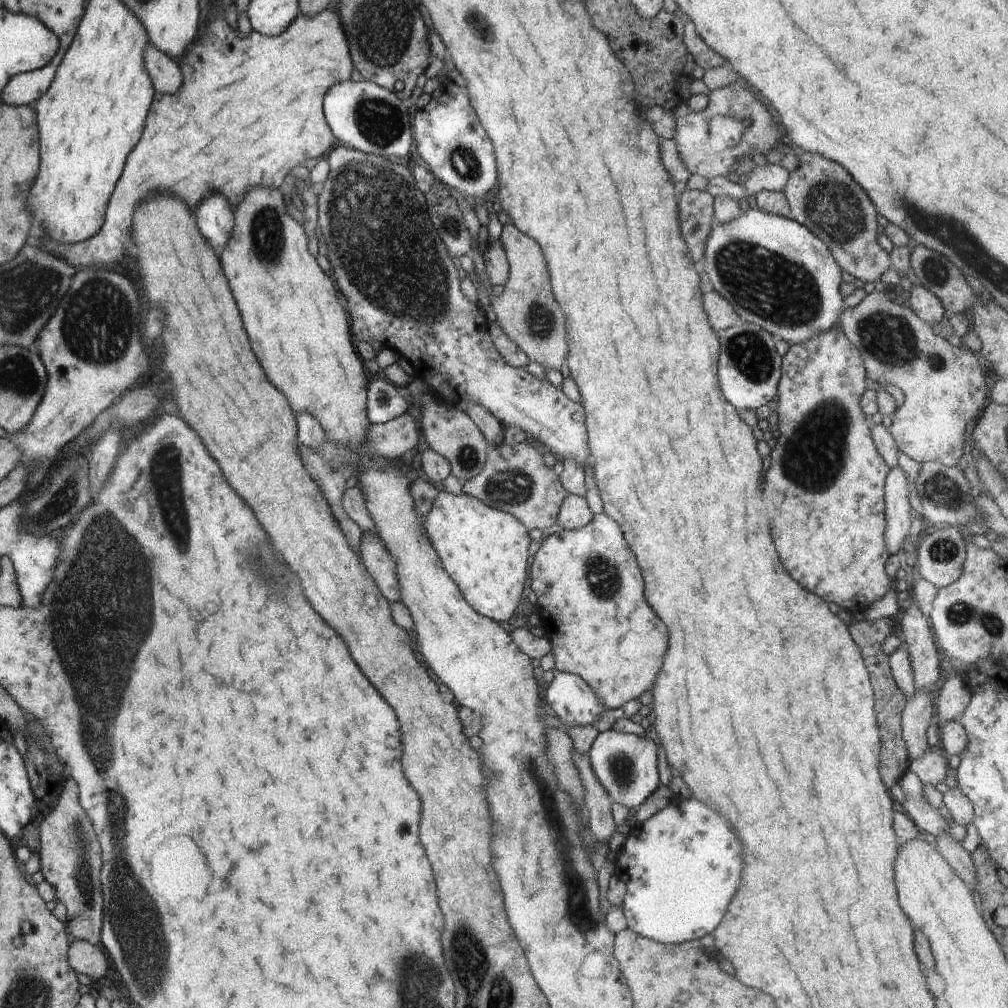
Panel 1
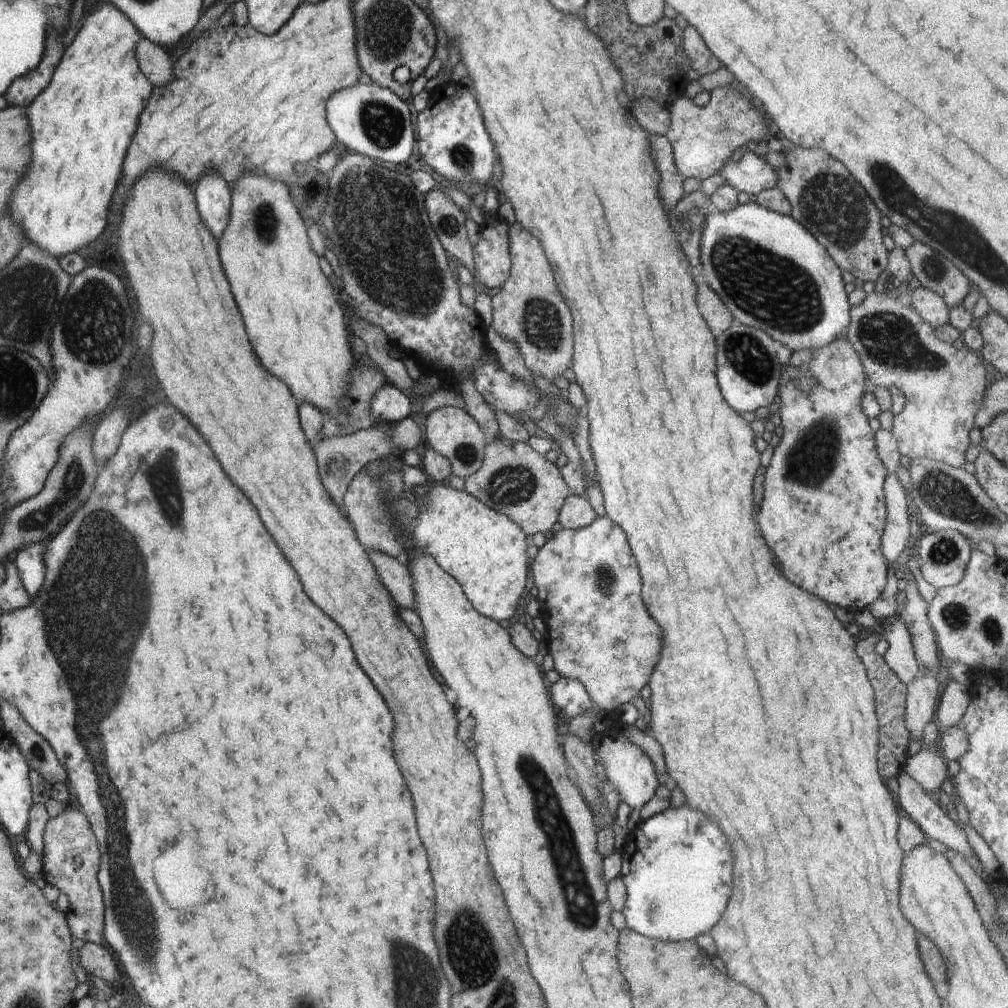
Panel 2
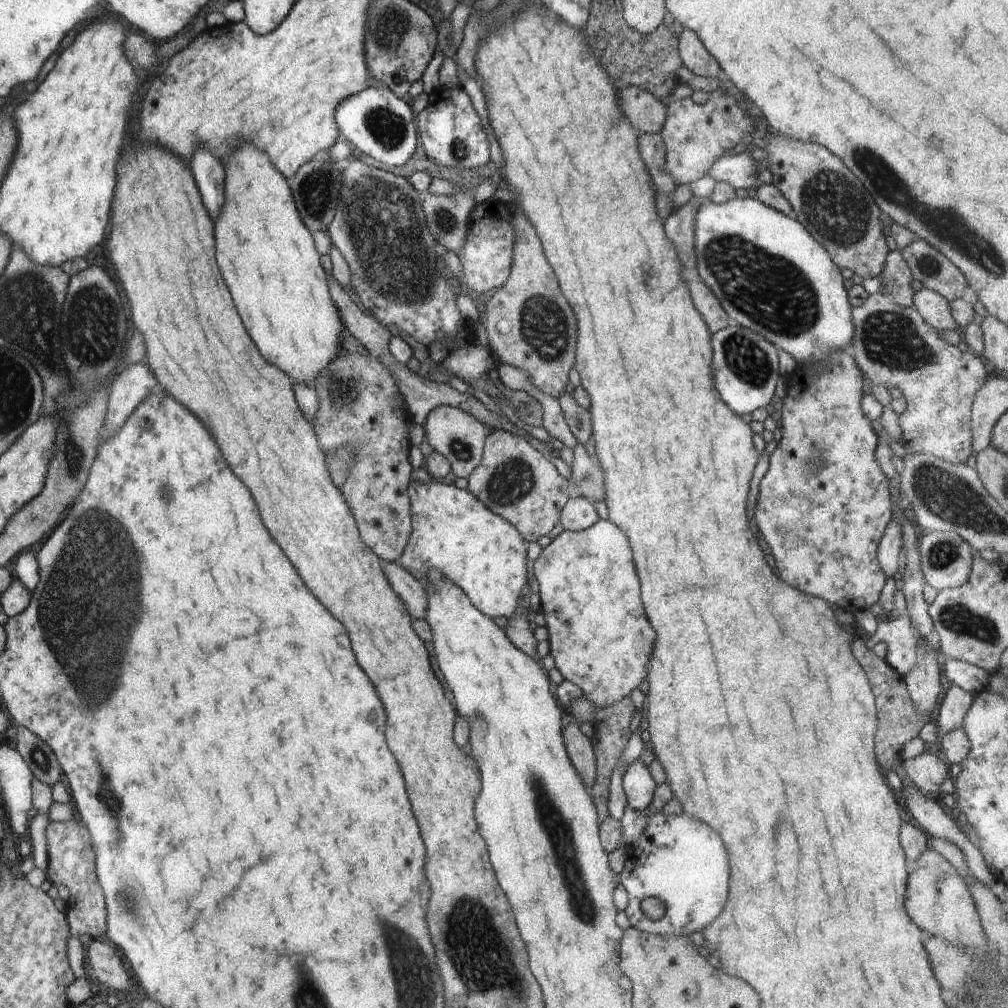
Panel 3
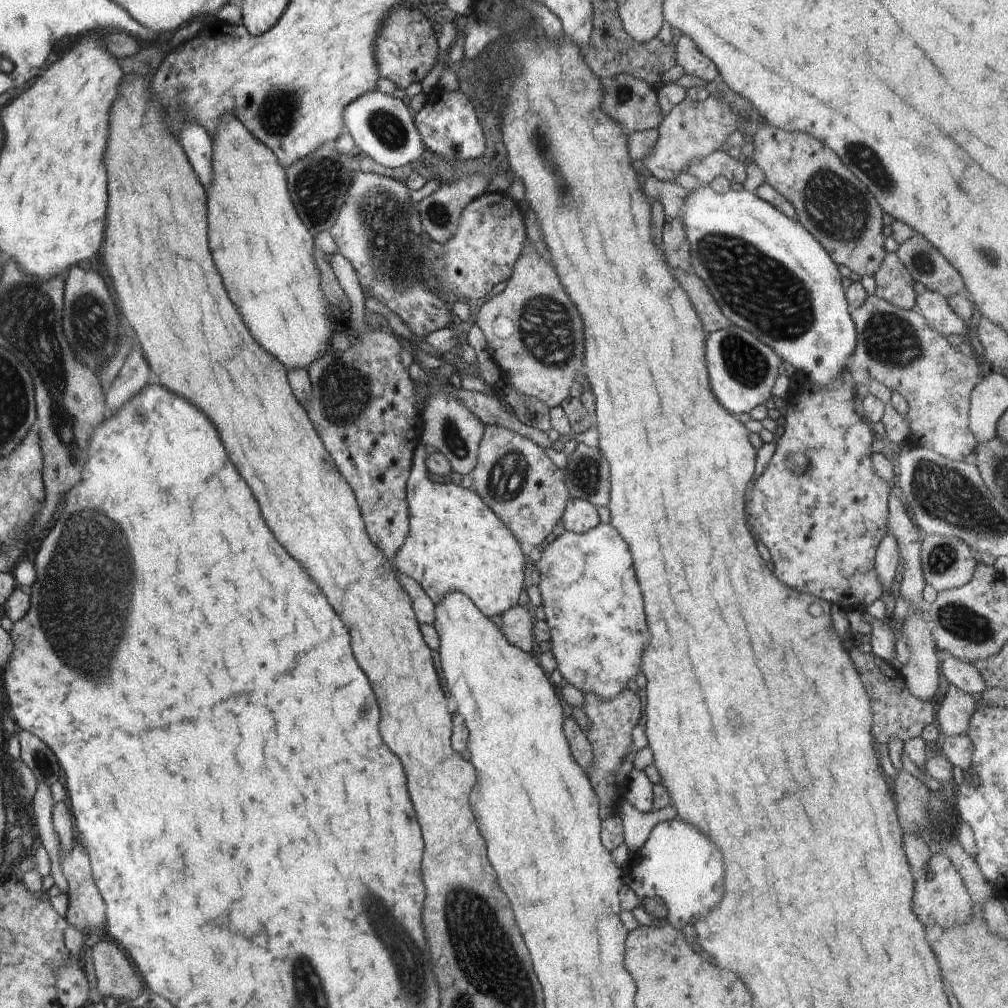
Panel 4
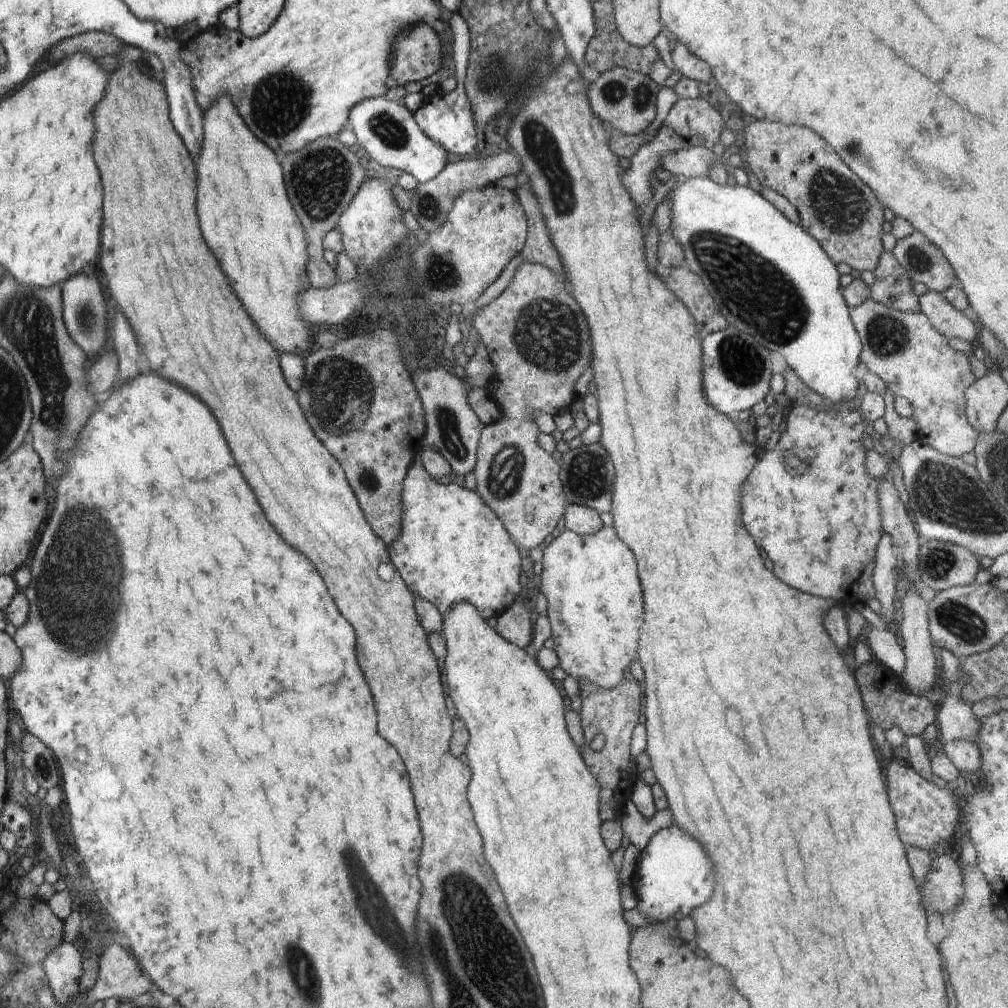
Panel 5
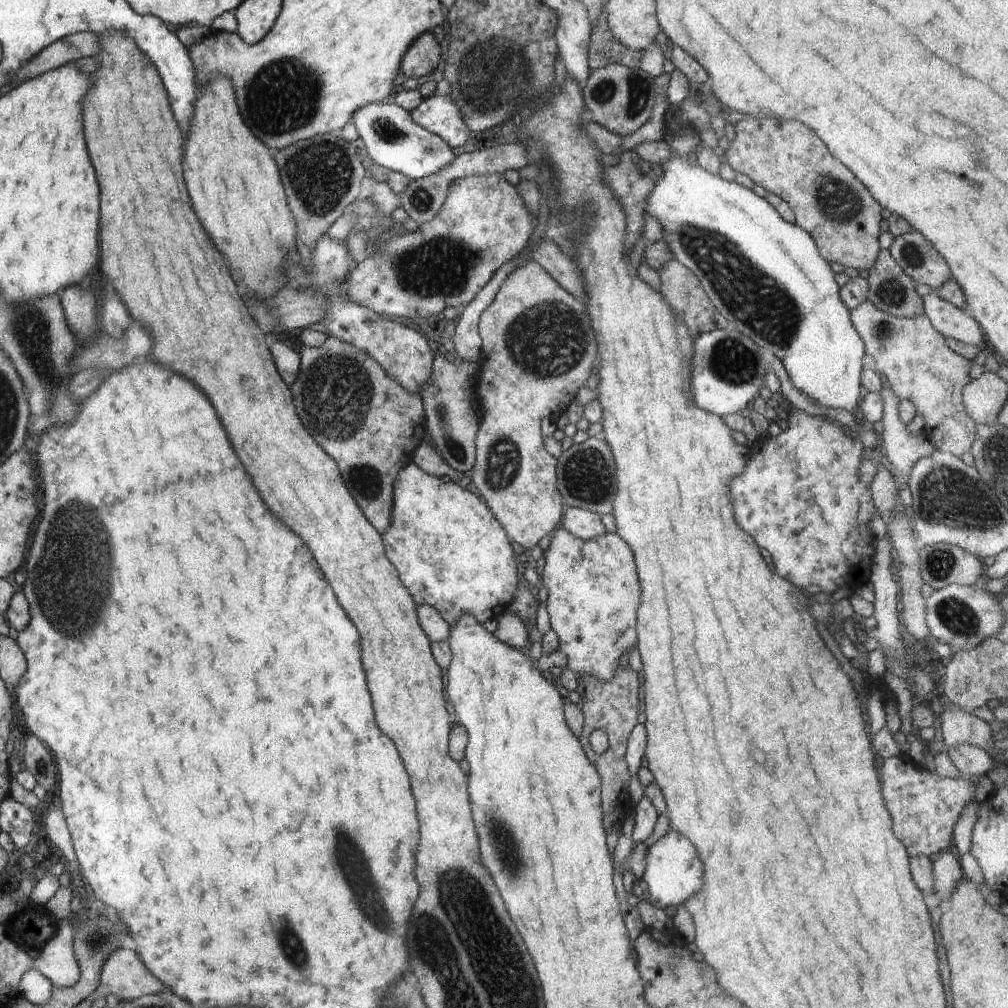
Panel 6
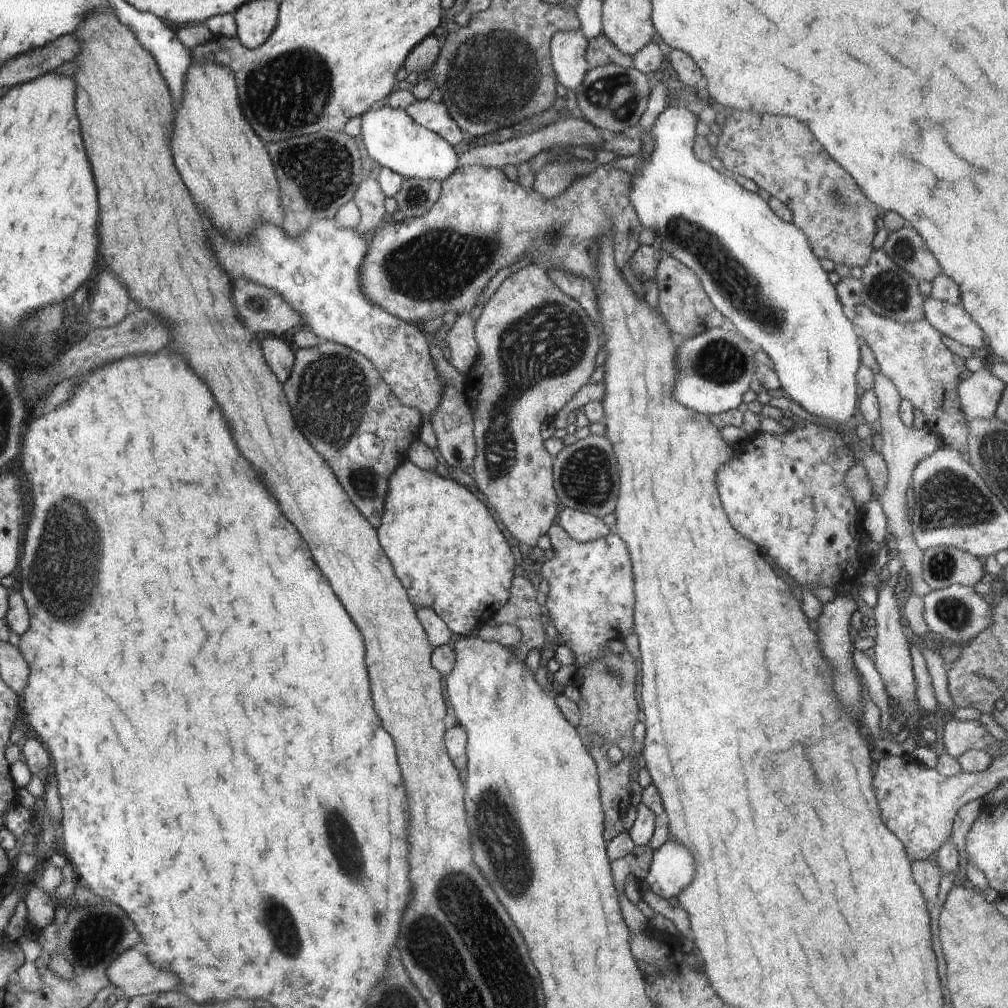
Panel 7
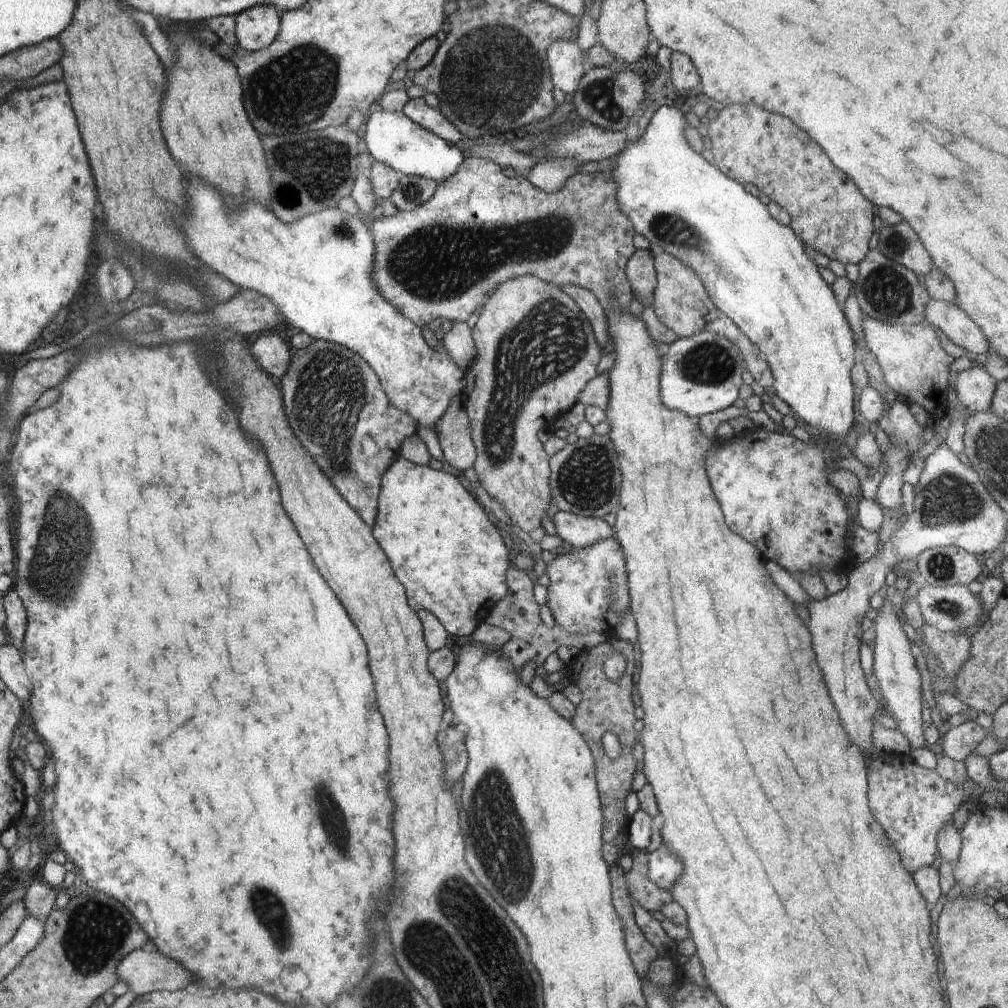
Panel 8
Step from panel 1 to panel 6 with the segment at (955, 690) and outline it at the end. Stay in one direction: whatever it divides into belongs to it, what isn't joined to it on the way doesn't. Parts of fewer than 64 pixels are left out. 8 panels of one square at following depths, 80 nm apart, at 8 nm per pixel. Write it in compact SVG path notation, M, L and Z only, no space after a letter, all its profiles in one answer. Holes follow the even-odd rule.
M951 705L940 715L940 720L942 736L949 748L969 744L992 755L997 753L991 744L992 732L989 724L970 712Z

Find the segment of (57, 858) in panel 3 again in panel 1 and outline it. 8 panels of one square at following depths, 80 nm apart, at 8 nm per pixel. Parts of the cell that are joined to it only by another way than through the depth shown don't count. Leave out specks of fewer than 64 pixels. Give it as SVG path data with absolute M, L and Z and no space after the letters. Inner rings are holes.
M66 778L57 806L41 824L40 872L56 888L57 901L66 906L67 931L76 938L102 947L100 934L103 920L103 891L100 882L102 858L100 844L92 822L78 800L78 790L72 778Z

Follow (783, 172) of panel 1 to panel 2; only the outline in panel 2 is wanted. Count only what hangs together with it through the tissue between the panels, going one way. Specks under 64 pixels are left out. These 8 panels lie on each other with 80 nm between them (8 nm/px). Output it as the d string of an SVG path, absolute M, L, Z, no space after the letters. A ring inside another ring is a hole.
M746 149L739 162L726 162L719 174L737 191L747 192L749 196L773 189L779 179L777 172L764 159Z

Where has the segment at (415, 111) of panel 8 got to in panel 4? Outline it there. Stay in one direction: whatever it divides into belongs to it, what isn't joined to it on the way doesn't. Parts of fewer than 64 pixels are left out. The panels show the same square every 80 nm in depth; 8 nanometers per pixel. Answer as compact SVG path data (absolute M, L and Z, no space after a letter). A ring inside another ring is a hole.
M461 90L446 91L443 98L428 100L413 119L426 148L444 160L470 160L484 156L486 142L471 98Z

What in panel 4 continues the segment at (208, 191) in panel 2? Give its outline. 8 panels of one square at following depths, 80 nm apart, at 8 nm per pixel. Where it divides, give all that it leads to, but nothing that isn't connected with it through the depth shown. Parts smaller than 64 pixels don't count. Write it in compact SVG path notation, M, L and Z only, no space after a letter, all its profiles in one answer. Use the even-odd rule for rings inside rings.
M184 124L180 132L180 144L198 176L208 190L215 174L212 172L212 142L210 136L196 124Z

